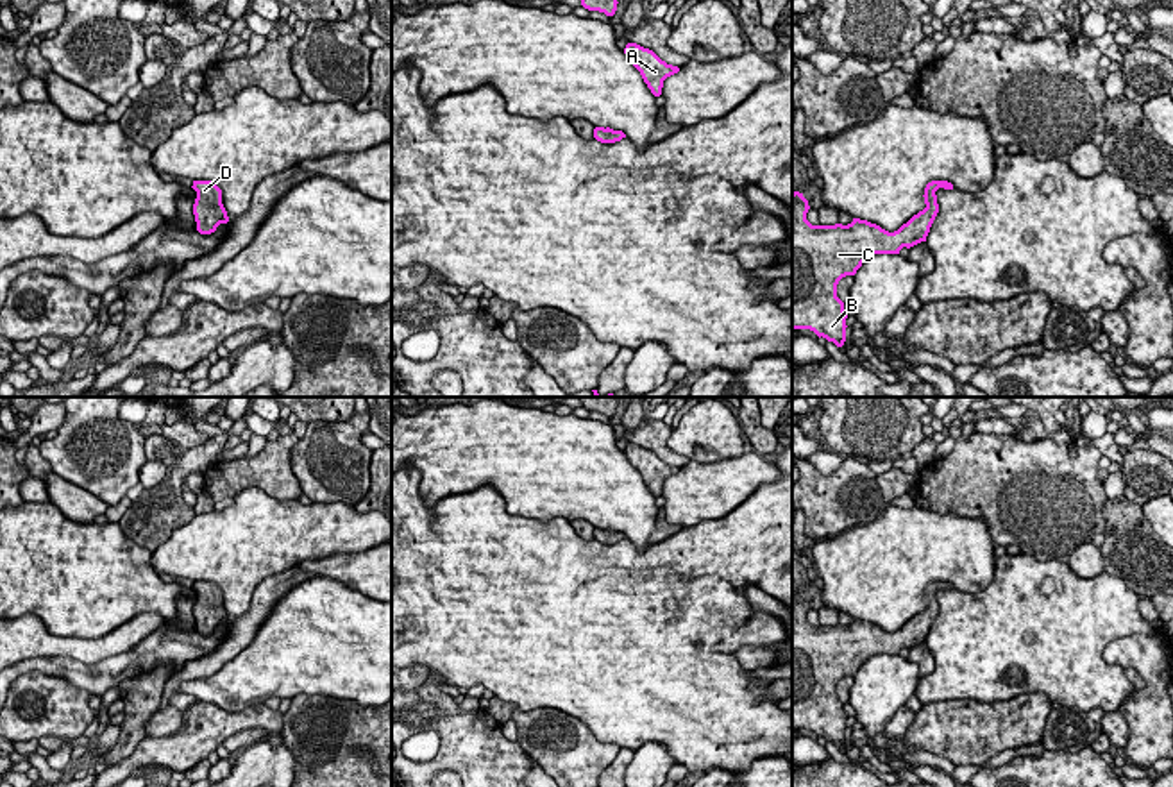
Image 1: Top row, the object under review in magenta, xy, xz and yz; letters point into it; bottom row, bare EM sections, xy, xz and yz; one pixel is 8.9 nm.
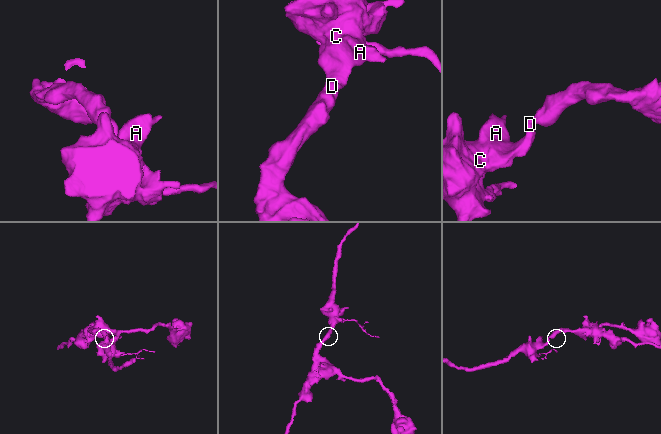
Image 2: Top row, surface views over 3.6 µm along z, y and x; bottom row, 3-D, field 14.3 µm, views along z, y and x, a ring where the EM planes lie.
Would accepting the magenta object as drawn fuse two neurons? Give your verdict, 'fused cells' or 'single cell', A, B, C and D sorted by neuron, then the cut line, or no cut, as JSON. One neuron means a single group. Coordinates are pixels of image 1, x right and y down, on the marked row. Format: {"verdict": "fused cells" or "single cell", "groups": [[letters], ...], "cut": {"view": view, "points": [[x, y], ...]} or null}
{"verdict": "single cell", "groups": [["A", "B", "C", "D"]], "cut": null}

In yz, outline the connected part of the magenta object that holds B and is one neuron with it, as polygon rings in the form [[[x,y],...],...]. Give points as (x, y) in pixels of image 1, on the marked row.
[[[932,181],[924,188],[926,207],[914,215],[898,231],[889,233],[867,220],[853,218],[851,224],[842,225],[812,225],[806,220],[810,209],[803,193],[792,193],[792,329],[810,329],[819,338],[833,342],[842,347],[846,342],[844,302],[837,297],[837,284],[846,275],[855,275],[862,263],[874,254],[899,254],[903,247],[910,249],[926,241],[930,227],[939,213],[937,195],[939,188],[953,190],[948,181]]]

